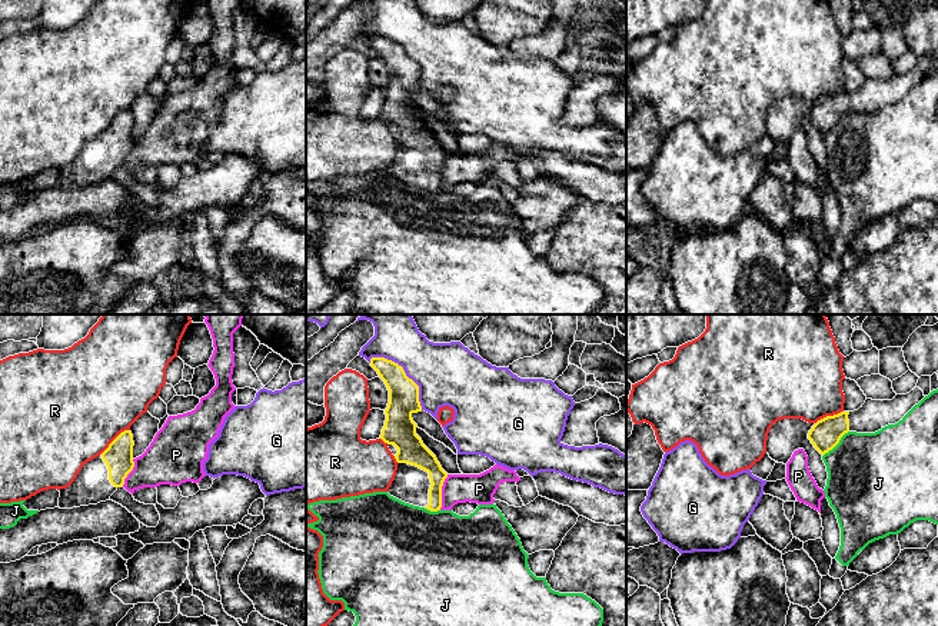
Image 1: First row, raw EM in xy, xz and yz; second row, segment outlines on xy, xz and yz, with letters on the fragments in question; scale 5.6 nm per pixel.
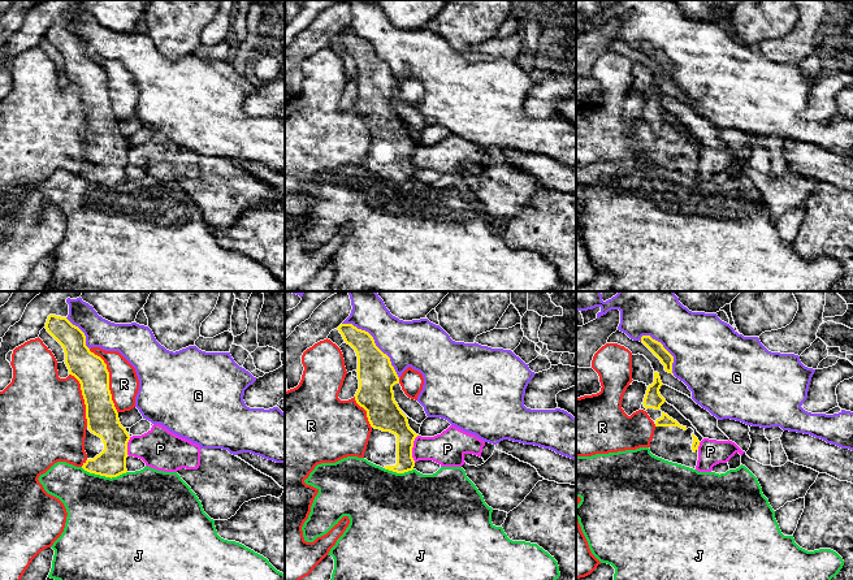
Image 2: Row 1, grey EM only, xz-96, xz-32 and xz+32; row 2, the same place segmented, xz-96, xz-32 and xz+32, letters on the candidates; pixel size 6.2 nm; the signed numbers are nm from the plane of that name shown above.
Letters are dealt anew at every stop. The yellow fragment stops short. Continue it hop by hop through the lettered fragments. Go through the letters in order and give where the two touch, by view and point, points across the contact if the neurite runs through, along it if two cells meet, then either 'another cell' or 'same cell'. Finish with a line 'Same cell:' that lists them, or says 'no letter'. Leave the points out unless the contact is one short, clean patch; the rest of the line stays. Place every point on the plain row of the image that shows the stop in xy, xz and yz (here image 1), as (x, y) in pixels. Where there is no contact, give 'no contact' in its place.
G: contact xz (405, 53); another cell
J: contact yz (835, 125); another cell
P: contact xz (441, 172); border xz (448, 155), (442, 166), (442, 186), (439, 189); another cell
R: contact xy (115, 119); another cell
Same cell: no letter

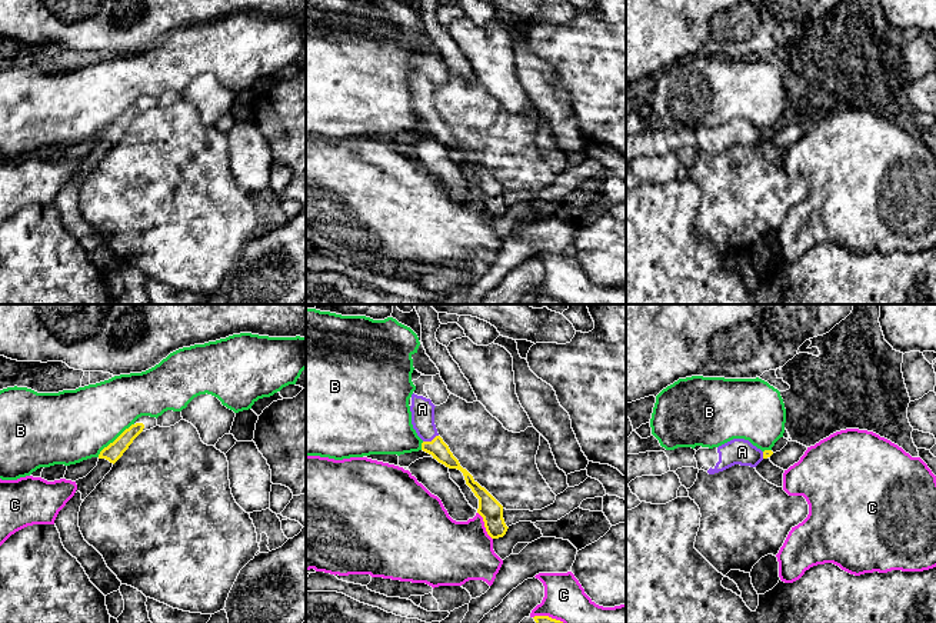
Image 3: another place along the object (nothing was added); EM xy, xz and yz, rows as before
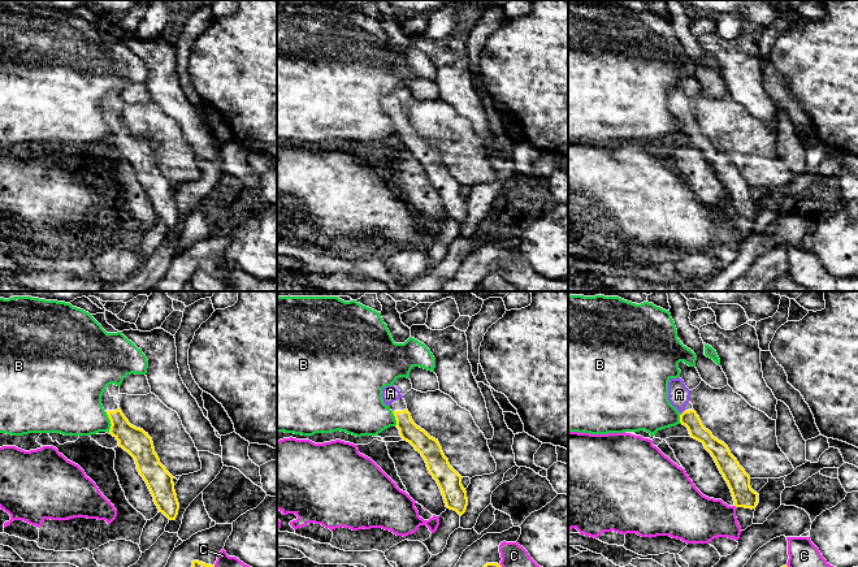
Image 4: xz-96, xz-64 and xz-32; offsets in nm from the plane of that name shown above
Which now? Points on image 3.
A: contact xz (432, 120); way xz (436, 127), (432, 120), (423, 103), (422, 89); same cell
B: contact xy (116, 119); another cell
C: contact xz (485, 206); another cell
Same cell: A

